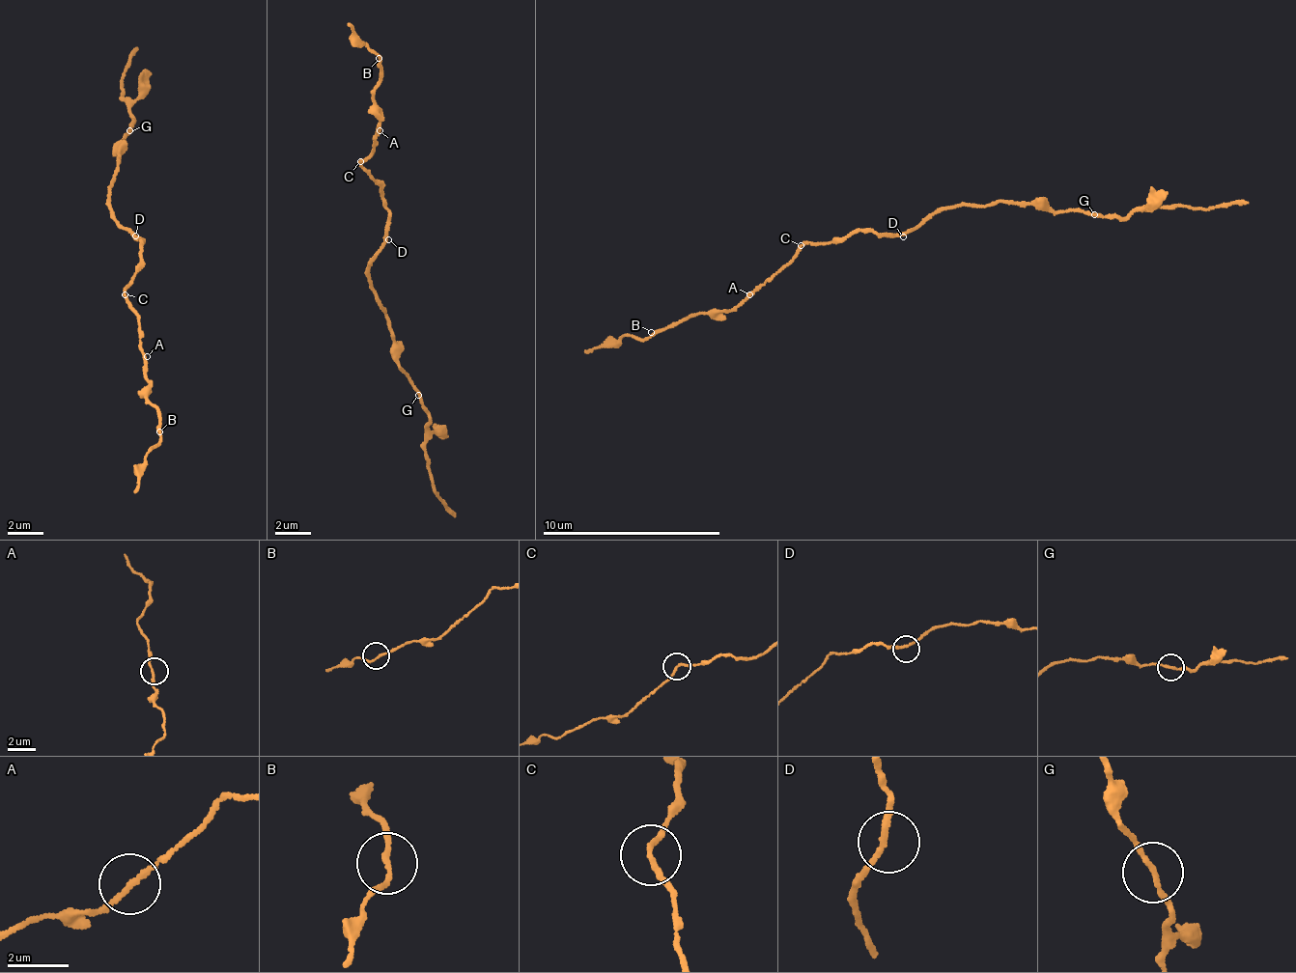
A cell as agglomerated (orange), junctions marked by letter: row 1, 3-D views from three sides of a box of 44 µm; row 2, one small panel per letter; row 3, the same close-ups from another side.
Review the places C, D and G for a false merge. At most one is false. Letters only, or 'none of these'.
none of these

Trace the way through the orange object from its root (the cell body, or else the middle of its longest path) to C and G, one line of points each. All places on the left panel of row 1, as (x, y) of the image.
C: (130, 233), (133, 238), (139, 236), (144, 245), (126, 293)
G: (130, 233), (110, 210), (107, 188), (118, 164), (115, 149), (129, 130)

